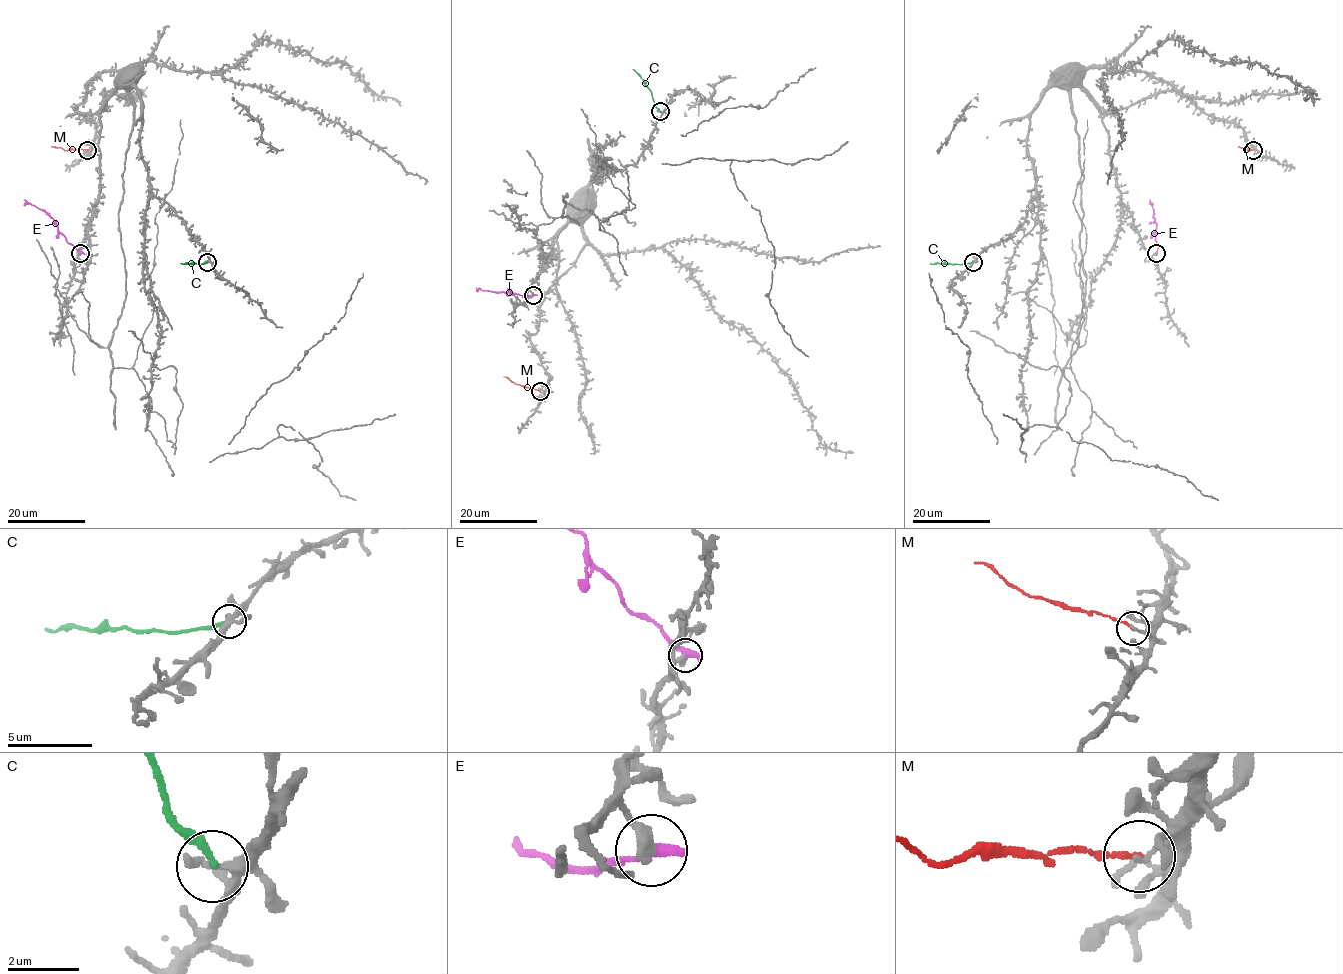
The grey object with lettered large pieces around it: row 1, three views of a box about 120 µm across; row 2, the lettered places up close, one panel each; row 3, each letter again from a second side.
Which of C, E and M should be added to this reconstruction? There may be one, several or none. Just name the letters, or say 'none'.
none

